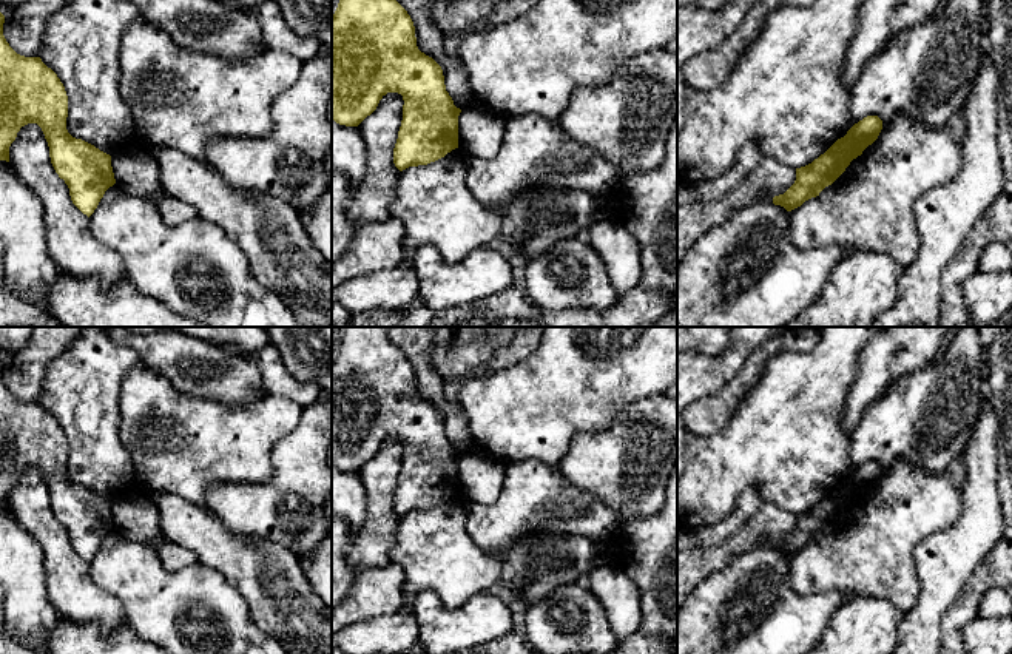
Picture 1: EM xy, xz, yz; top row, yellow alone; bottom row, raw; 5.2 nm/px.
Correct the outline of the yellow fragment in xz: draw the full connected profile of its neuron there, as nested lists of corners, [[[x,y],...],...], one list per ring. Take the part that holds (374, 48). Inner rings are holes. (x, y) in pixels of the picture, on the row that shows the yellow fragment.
[[[339,0],[332,15],[332,119],[358,126],[387,93],[398,93],[404,100],[393,148],[400,171],[427,165],[458,148],[461,110],[446,91],[441,66],[418,49],[407,11],[396,0]]]

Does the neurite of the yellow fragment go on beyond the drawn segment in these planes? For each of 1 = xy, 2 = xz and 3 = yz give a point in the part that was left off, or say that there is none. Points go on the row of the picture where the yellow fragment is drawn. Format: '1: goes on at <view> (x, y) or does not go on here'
1: does not go on here
2: does not go on here
3: does not go on here

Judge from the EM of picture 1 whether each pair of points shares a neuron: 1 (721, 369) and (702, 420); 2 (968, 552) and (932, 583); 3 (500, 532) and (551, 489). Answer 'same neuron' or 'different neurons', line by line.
1: different neurons
2: same neuron
3: same neuron

